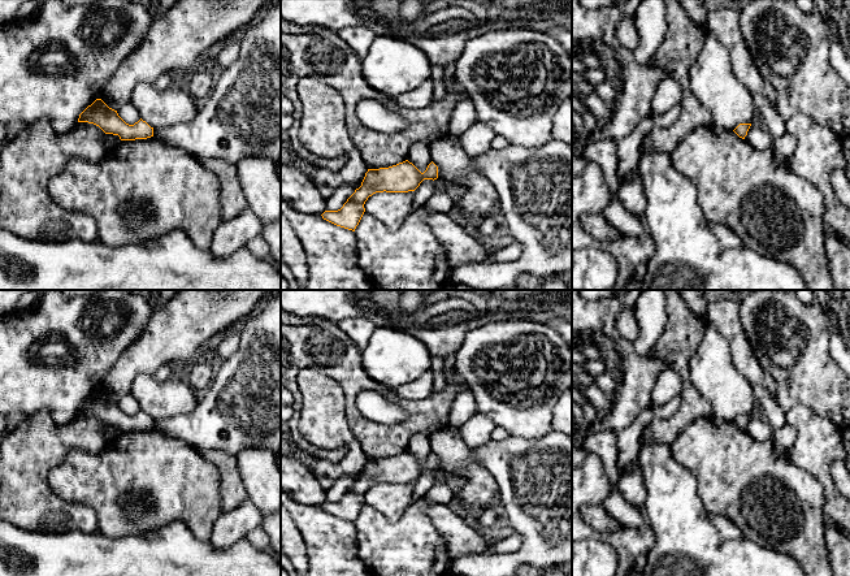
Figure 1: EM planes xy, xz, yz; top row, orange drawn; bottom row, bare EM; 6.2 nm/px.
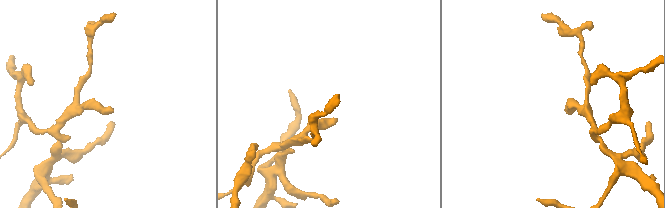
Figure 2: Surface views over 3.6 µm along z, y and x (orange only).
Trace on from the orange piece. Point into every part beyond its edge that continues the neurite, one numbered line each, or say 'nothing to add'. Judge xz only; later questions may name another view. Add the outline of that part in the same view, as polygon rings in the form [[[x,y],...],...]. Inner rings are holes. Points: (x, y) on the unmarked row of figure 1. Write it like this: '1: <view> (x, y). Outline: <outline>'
nothing to add

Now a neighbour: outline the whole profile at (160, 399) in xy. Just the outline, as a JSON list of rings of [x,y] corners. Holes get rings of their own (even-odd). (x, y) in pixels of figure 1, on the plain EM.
[[[148,373],[134,378],[130,394],[153,421],[190,413],[199,403],[199,394],[187,381],[177,377],[157,381]]]

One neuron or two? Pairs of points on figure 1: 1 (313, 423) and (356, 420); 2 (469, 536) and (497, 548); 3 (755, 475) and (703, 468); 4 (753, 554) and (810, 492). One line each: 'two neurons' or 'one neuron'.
1: two neurons
2: two neurons
3: one neuron
4: two neurons

